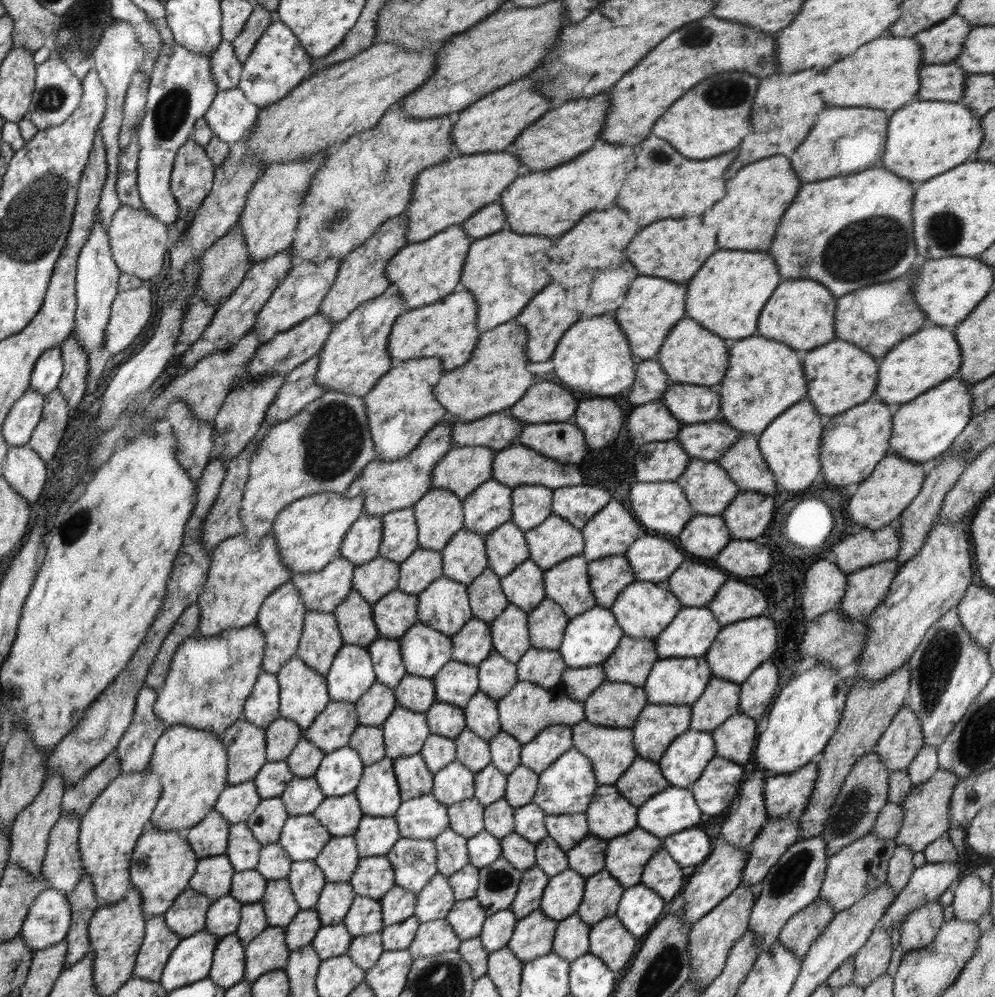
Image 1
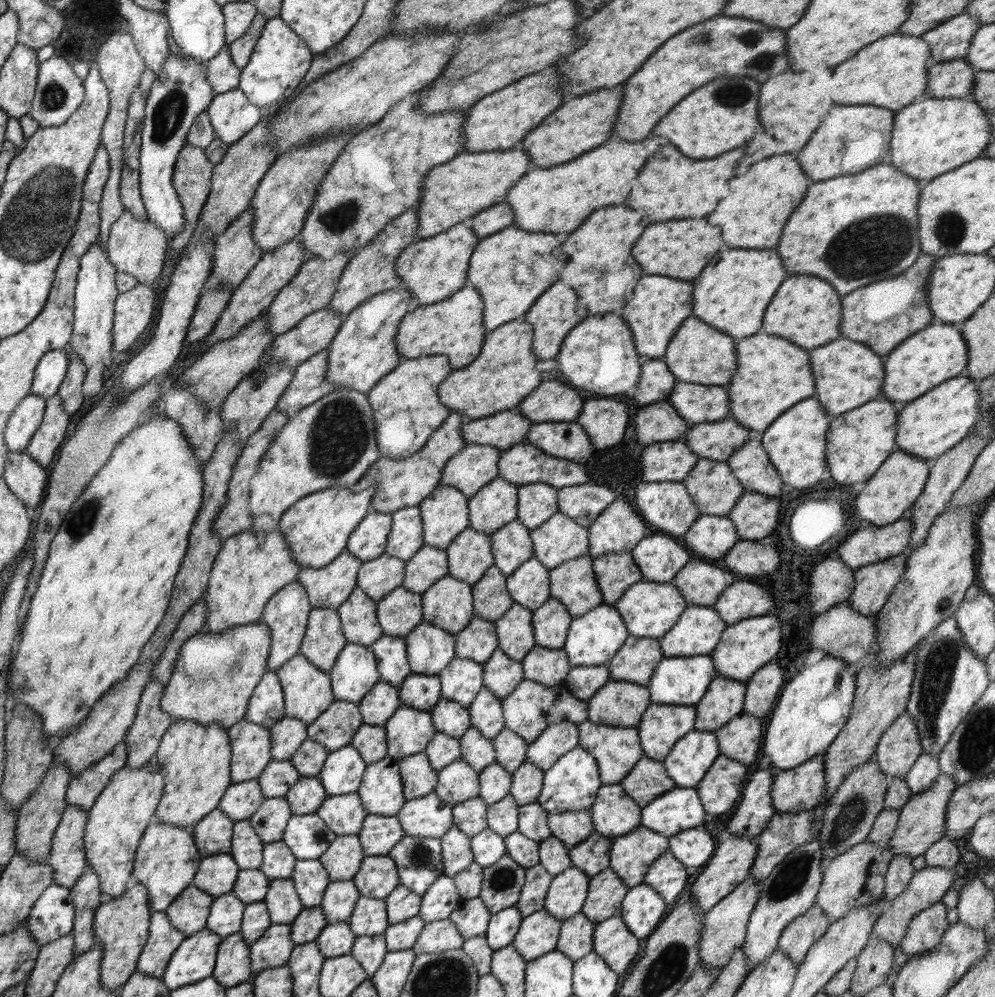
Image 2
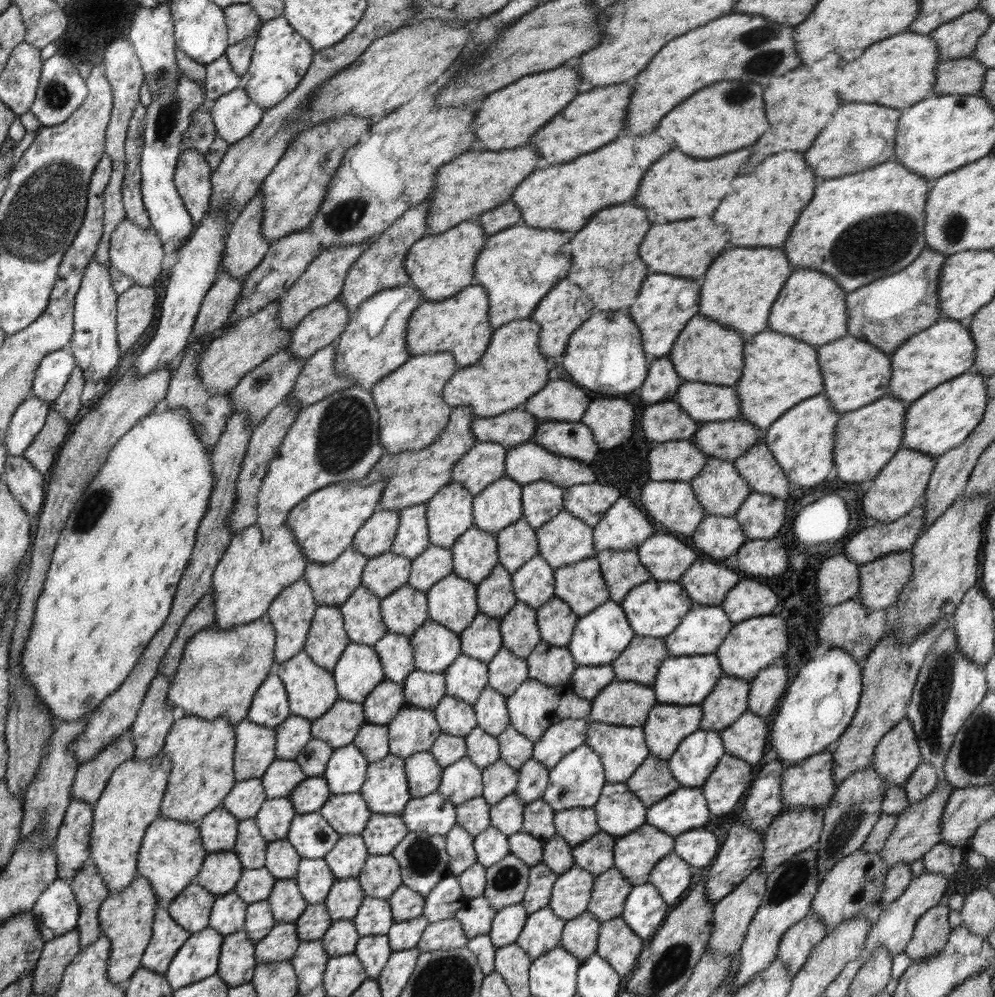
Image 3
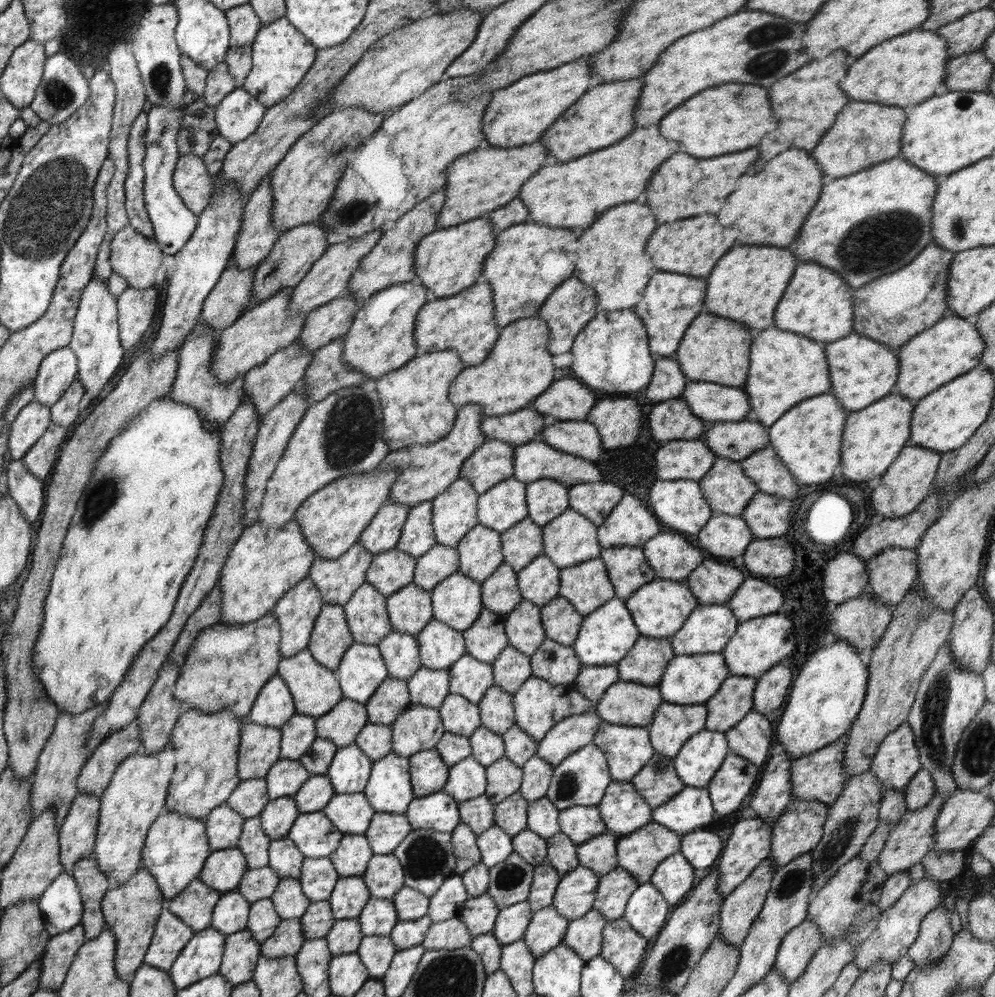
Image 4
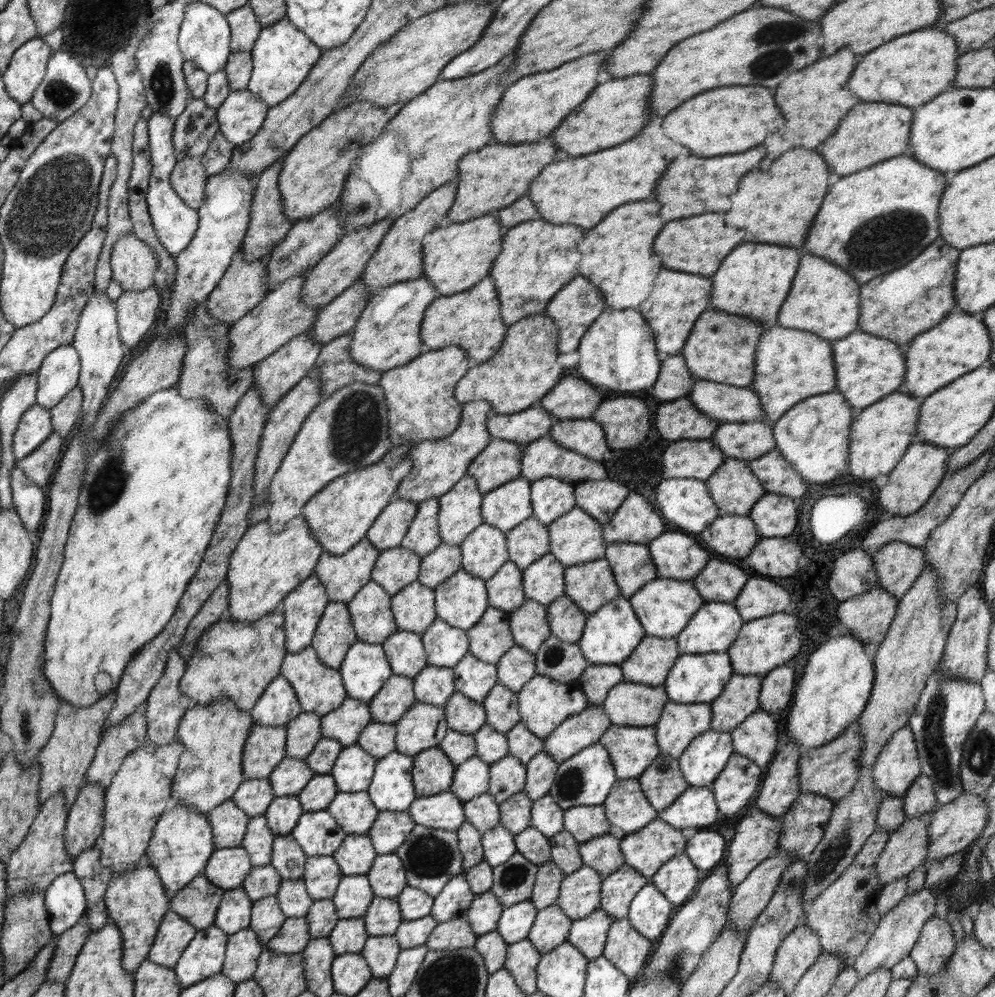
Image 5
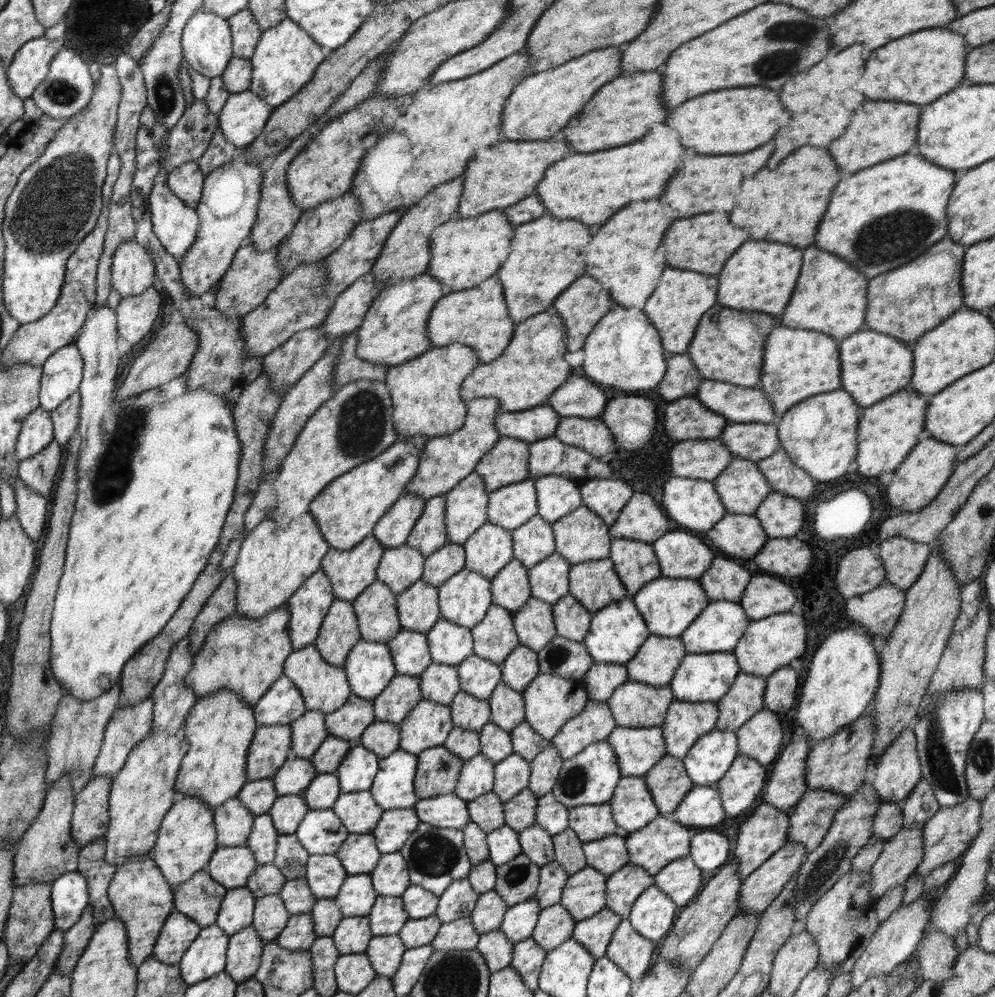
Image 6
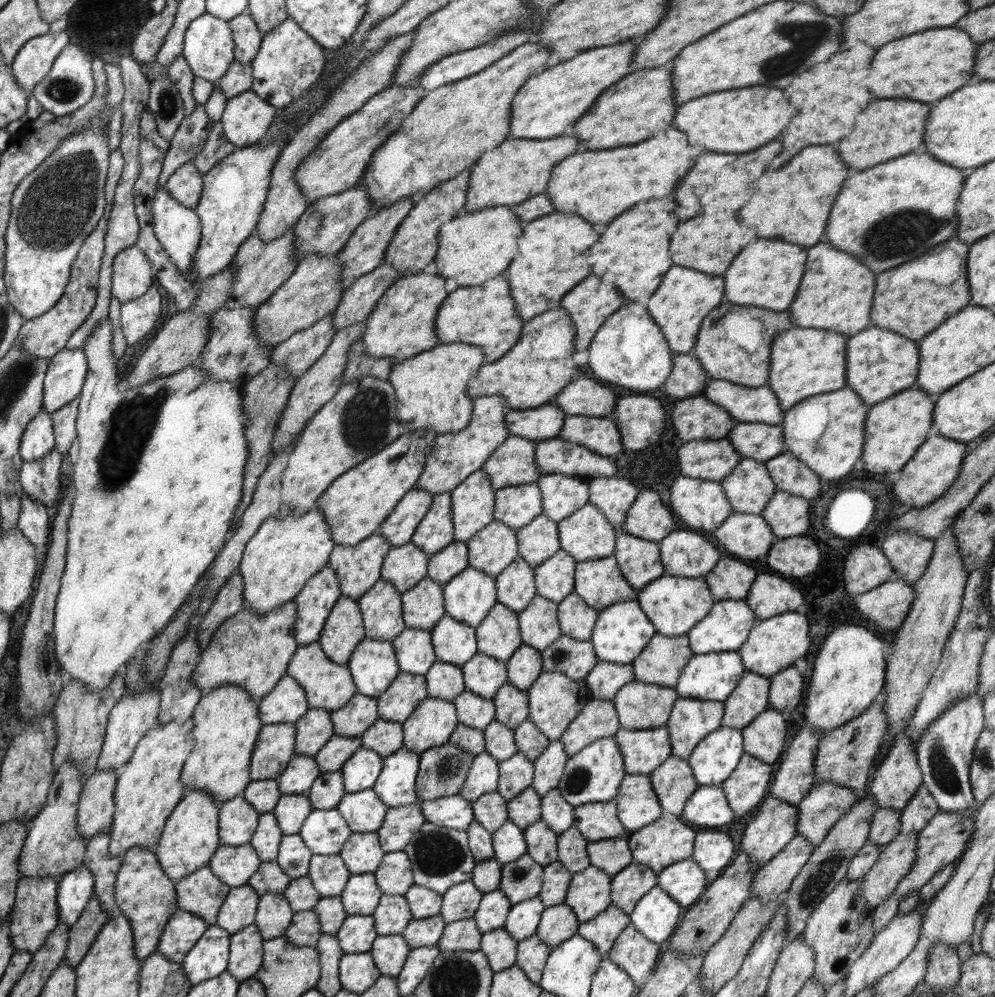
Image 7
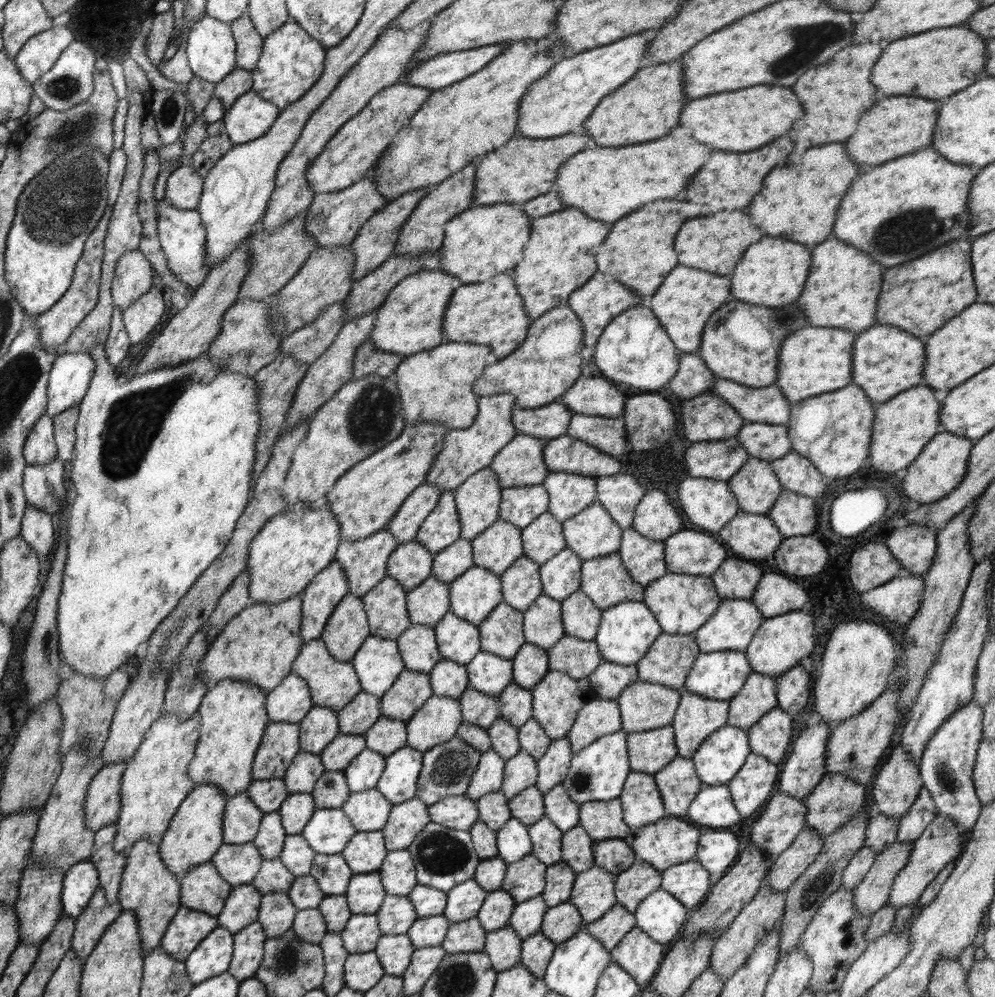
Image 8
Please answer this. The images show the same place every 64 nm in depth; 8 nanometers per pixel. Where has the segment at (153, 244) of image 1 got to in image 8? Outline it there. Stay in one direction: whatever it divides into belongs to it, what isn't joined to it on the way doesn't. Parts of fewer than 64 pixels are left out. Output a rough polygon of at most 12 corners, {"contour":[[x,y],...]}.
{"contour":[[139,250],[118,258],[111,284],[124,312],[152,287]]}

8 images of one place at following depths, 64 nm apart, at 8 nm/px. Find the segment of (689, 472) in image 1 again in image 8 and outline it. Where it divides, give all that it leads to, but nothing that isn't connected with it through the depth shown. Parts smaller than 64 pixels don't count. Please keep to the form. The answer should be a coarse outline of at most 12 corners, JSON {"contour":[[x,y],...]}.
{"contour":[[770,461],[728,480],[740,510],[768,513],[782,492]]}

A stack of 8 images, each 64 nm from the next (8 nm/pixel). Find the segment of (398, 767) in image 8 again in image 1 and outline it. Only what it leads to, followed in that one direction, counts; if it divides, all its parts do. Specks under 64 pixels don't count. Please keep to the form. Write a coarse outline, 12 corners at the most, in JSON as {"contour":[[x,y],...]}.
{"contour":[[394,759],[364,766],[354,794],[364,815],[394,817],[403,802]]}

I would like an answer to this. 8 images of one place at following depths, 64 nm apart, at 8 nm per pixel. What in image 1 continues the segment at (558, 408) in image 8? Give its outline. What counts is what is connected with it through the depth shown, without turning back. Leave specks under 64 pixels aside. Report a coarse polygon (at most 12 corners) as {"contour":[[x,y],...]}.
{"contour":[[507,411],[452,424],[456,447],[518,445],[524,423]]}

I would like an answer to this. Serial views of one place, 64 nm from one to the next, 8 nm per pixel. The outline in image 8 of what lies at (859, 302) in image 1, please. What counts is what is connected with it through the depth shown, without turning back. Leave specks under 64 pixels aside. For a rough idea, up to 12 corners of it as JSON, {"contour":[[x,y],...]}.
{"contour":[[971,241],[886,267],[877,323],[927,338],[976,303]]}

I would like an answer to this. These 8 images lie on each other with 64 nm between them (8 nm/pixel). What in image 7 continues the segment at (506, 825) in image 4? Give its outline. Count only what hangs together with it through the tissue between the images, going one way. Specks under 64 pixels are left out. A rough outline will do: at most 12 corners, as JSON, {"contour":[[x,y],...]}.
{"contour":[[531,786],[506,804],[521,830],[541,820],[541,796]]}

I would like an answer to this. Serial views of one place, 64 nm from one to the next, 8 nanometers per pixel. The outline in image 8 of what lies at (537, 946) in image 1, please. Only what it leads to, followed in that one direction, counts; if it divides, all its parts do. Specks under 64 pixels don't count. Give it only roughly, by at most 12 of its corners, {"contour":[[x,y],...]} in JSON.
{"contour":[[566,901],[546,910],[540,931],[560,944],[583,926]]}

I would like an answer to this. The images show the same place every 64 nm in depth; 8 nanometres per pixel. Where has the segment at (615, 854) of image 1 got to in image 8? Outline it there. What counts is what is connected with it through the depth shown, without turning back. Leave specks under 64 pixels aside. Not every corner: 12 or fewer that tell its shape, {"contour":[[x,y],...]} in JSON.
{"contour":[[666,815],[635,830],[636,858],[662,872],[694,860],[702,832]]}

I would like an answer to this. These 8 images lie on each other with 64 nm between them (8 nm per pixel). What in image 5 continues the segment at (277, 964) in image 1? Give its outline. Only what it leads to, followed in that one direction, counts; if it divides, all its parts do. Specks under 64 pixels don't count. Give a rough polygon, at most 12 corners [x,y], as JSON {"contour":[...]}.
{"contour":[[287,917],[265,946],[302,953],[311,939],[306,917]]}

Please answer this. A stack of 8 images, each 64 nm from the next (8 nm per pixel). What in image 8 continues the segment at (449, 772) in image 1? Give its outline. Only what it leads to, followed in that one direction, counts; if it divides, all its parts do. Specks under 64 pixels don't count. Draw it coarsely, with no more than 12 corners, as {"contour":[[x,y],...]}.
{"contour":[[482,752],[466,797],[477,801],[500,791],[506,759]]}

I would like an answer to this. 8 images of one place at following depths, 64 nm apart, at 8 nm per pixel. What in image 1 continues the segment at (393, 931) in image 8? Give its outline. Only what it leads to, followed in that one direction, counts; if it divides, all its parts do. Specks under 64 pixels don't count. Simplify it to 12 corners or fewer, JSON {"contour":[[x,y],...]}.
{"contour":[[354,896],[343,923],[353,937],[380,933],[379,899]]}

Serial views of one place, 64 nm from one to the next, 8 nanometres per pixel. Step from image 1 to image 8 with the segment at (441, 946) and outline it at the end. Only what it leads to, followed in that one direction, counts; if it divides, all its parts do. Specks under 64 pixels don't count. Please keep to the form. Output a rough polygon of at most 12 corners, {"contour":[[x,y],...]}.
{"contour":[[474,917],[450,925],[448,953],[483,952],[487,930]]}

